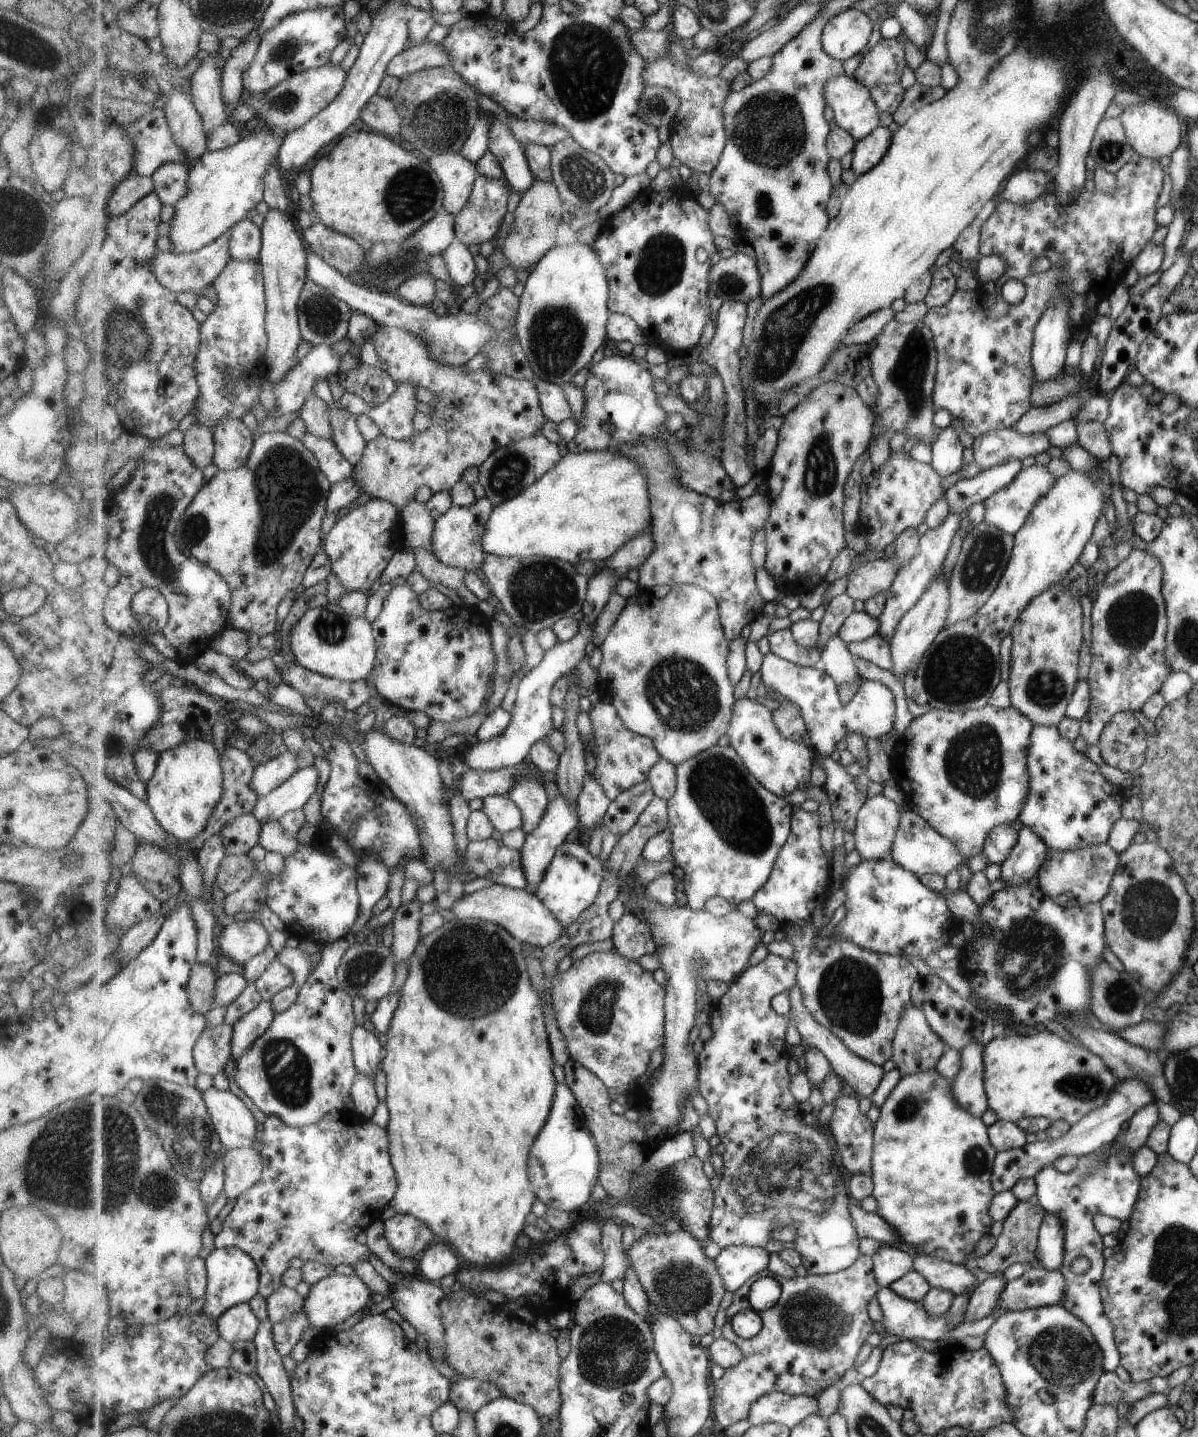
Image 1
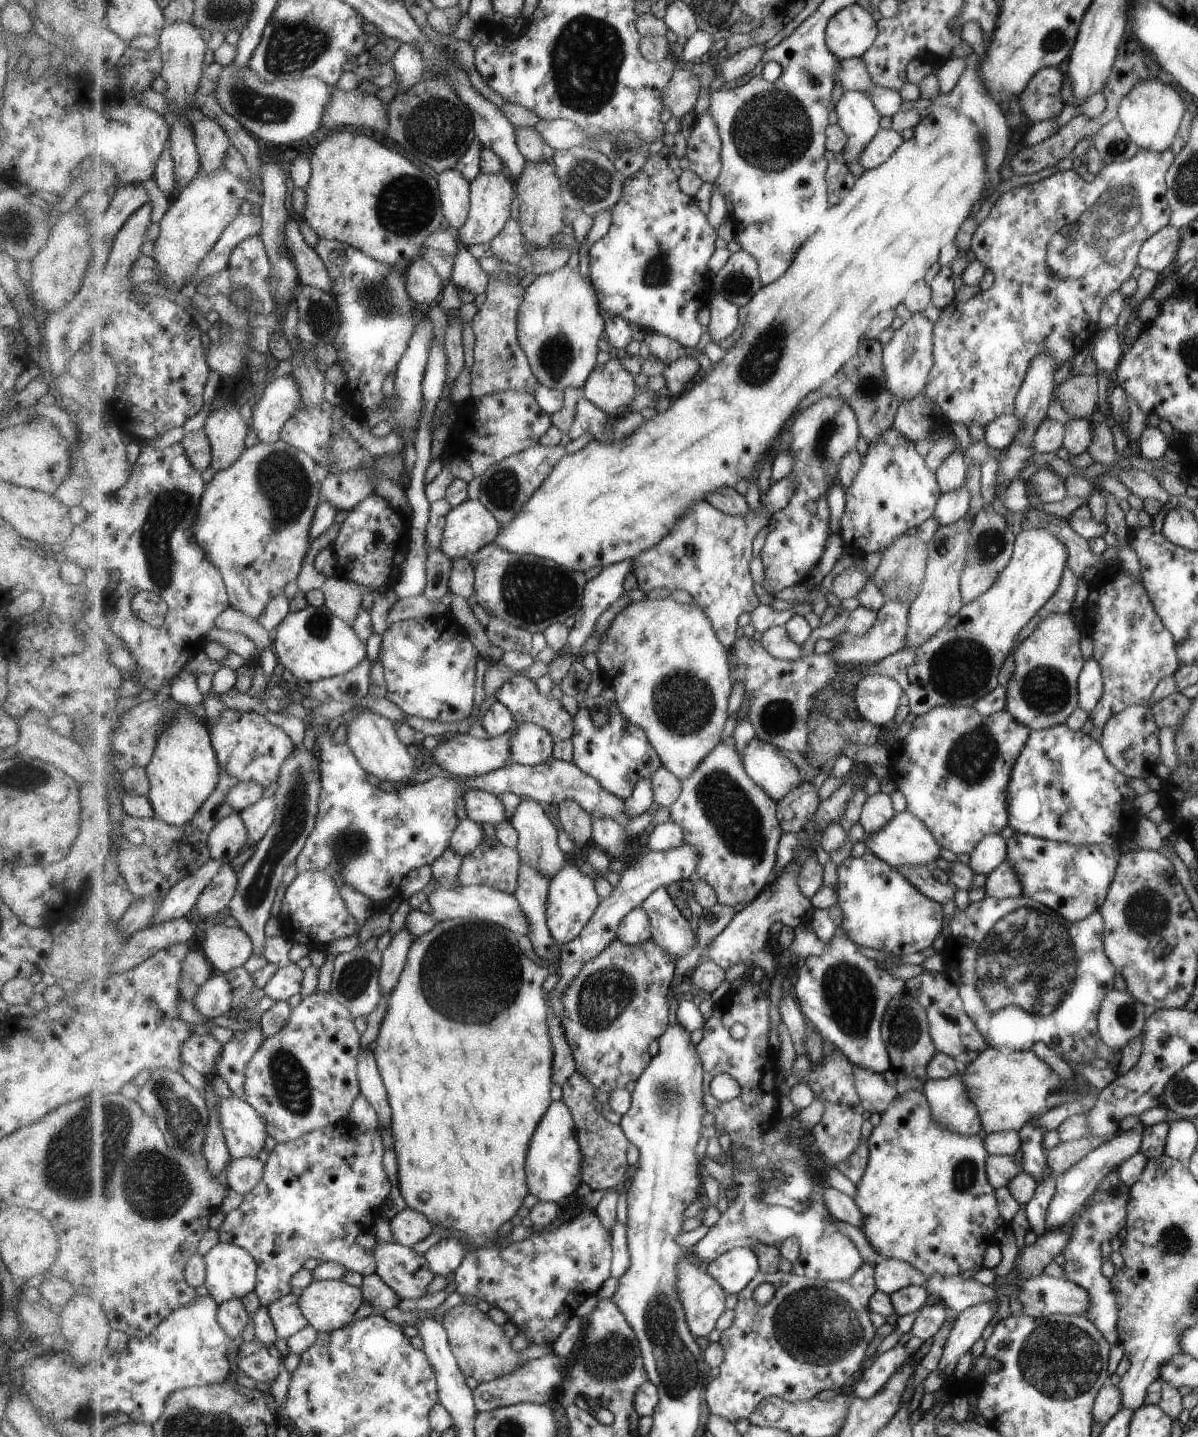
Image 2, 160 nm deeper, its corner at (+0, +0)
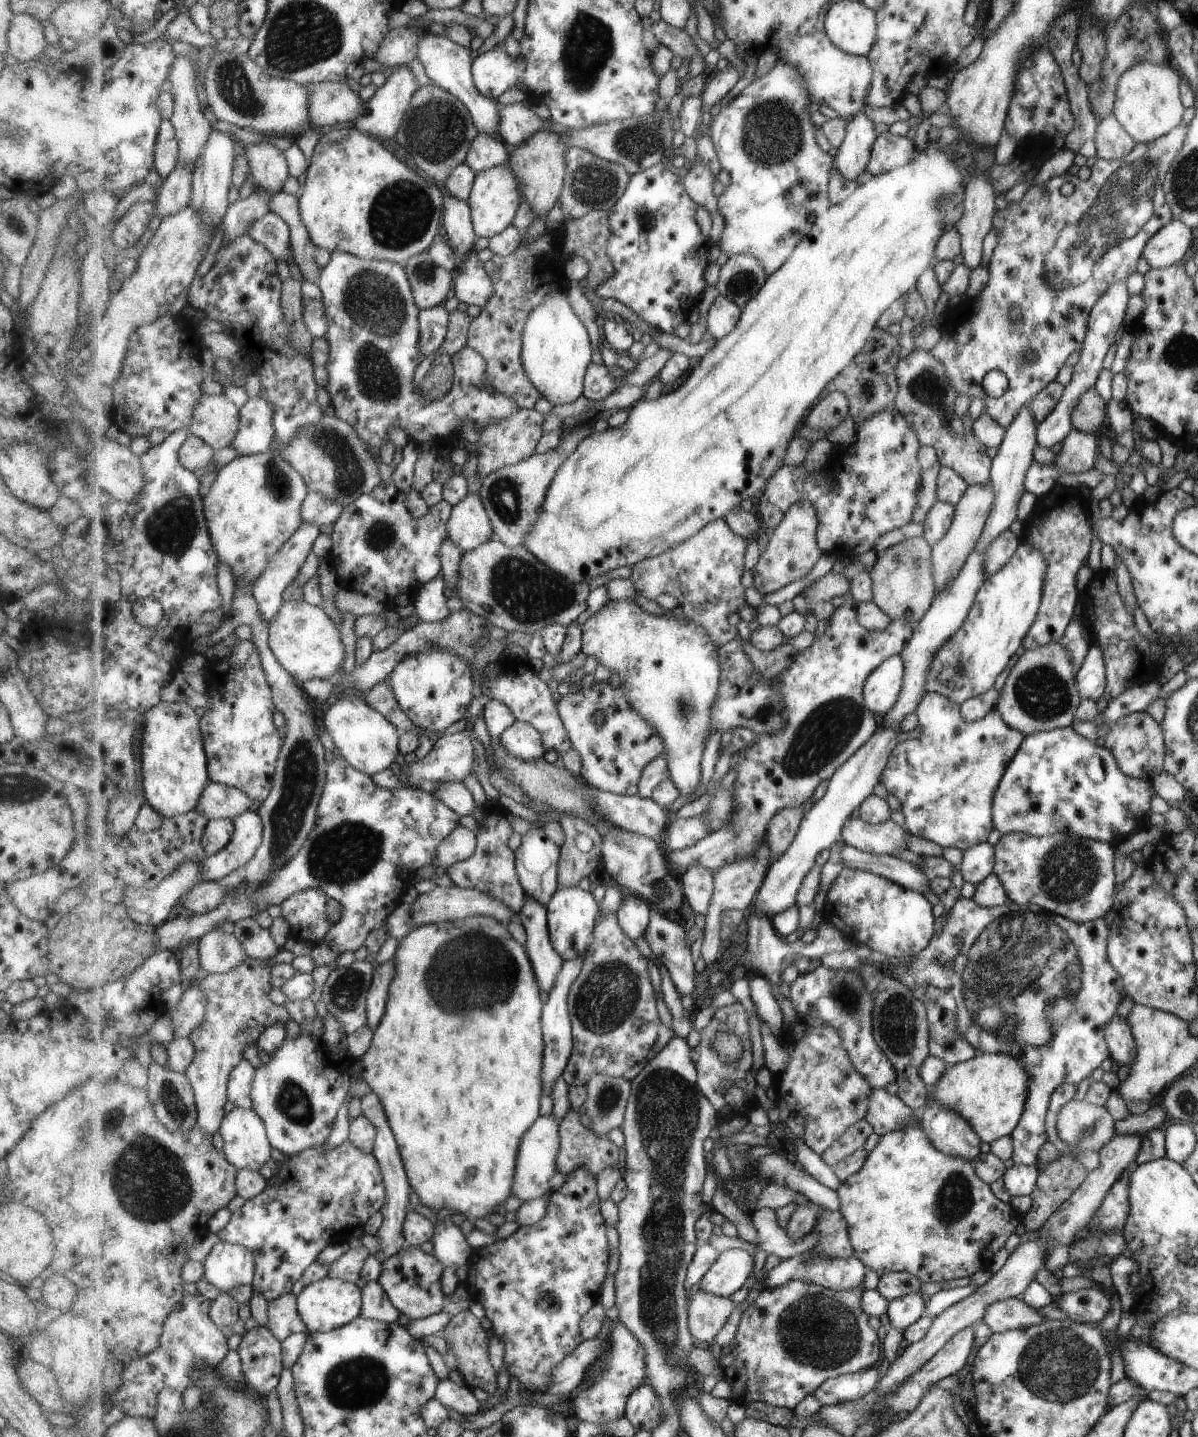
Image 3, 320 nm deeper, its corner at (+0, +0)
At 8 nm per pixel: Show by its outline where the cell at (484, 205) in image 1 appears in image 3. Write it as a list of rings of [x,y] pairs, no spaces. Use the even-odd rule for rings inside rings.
[[[503,164],[477,173],[468,202],[472,209],[472,220],[477,238],[489,239],[504,232],[513,222],[513,218],[517,216],[519,204],[523,202],[520,183],[511,166]]]

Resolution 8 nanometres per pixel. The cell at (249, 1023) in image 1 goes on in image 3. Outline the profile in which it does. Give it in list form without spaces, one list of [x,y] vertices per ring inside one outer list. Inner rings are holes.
[[[241,1060],[233,1068],[228,1083],[228,1100],[235,1102],[237,1107],[253,1109],[251,1090],[255,1079],[256,1069],[249,1060]]]

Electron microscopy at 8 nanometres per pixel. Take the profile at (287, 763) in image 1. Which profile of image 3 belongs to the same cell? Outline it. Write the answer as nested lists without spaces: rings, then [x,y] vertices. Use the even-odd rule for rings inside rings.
[[[211,781],[196,810],[210,820],[229,818],[234,821],[237,816],[249,810],[253,802],[253,798],[245,790]]]

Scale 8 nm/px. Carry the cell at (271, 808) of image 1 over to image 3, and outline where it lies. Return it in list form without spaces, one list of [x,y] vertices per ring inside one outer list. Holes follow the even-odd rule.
[[[247,810],[234,819],[233,838],[223,850],[206,856],[203,864],[203,883],[217,881],[245,867],[264,842],[265,824],[258,811]]]

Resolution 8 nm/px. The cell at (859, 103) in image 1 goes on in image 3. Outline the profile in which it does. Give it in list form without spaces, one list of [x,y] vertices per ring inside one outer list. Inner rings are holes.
[[[864,110],[855,118],[847,119],[847,137],[843,145],[834,151],[836,166],[847,180],[857,180],[867,171],[877,138],[875,123],[869,120]]]

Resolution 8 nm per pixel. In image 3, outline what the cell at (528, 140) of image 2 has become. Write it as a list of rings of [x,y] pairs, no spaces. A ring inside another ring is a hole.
[[[520,103],[500,105],[501,126],[499,137],[513,150],[527,142],[535,132],[545,130],[545,120],[539,118],[531,108]]]

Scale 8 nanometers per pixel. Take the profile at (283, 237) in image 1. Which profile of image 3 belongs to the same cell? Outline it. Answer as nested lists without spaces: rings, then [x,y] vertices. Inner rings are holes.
[[[259,142],[246,150],[252,178],[267,192],[278,193],[289,178],[285,151],[269,142]]]

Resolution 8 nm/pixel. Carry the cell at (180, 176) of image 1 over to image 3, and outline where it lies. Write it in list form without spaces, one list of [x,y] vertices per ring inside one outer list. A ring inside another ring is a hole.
[[[164,120],[157,138],[157,150],[155,152],[155,168],[162,177],[162,181],[169,178],[178,164],[179,142],[176,129],[172,120]]]

